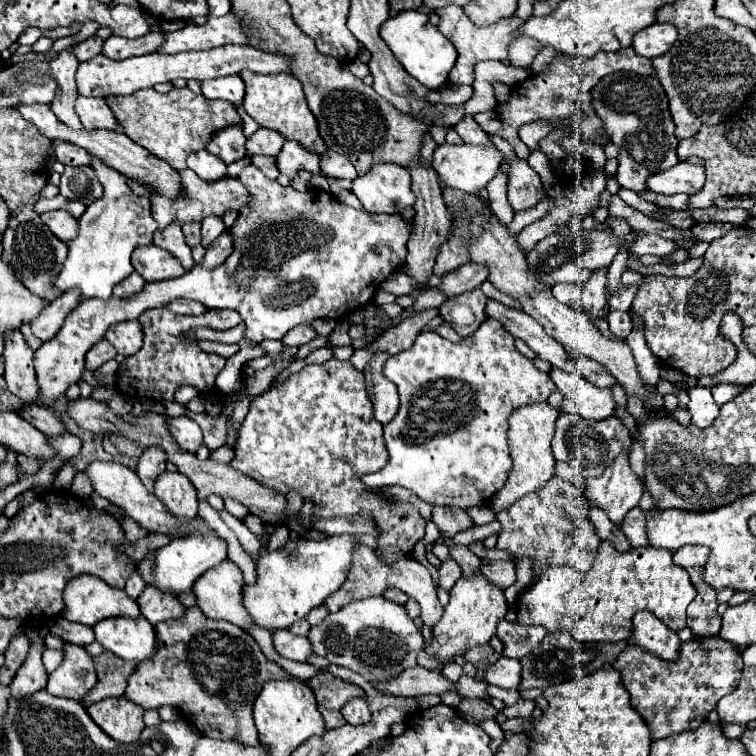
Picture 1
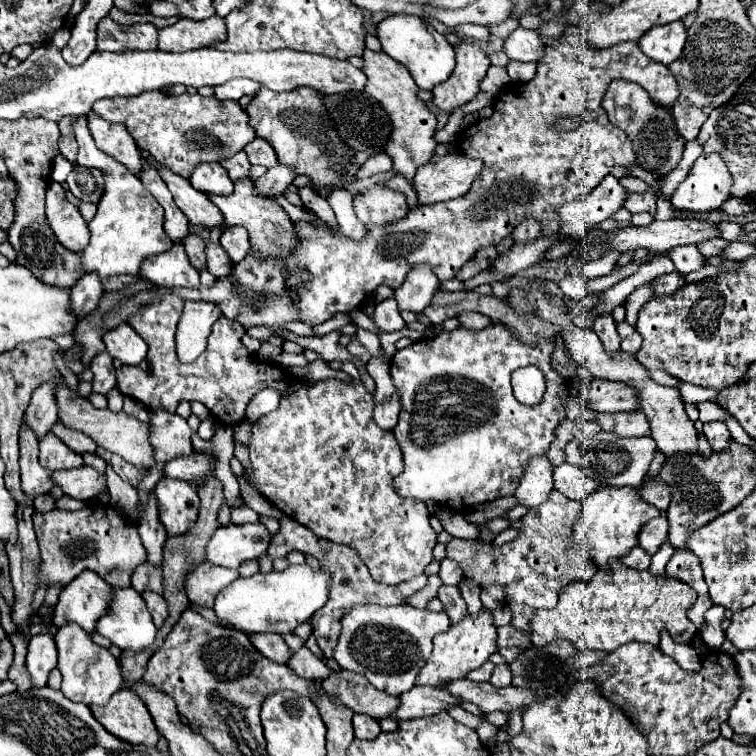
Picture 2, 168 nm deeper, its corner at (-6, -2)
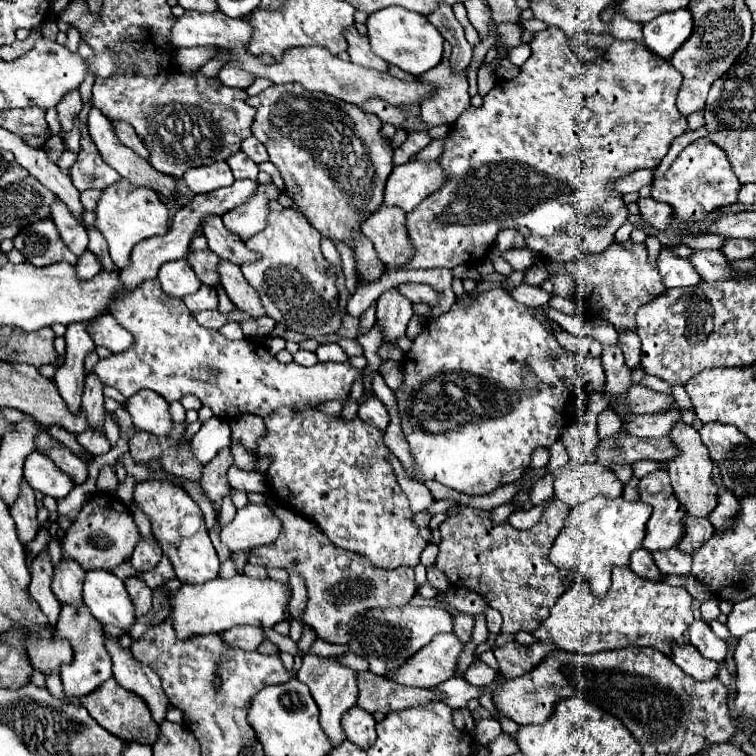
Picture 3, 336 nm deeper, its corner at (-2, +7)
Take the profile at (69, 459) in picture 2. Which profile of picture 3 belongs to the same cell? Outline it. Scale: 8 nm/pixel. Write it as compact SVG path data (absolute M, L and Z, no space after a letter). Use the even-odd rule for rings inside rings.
M55 441L55 445L49 451L43 451L43 455L53 459L61 471L69 473L77 485L81 485L87 479L87 465L77 455L73 455L71 449L67 449L63 443Z

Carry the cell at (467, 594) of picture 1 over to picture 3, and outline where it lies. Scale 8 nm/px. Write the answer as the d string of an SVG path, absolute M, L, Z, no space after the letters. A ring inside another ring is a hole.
M439 633L433 641L407 659L389 679L411 685L411 687L437 687L455 675L459 655L465 649L465 643L455 637L455 633Z

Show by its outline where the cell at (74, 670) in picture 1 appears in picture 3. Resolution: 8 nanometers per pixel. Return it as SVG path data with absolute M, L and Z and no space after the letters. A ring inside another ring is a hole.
M65 605L61 609L55 635L61 639L67 639L73 647L73 661L67 665L61 665L61 681L63 681L63 691L67 697L83 697L101 687L107 679L111 679L111 657L105 647L105 635L101 629L101 623L93 619L89 609L83 605L81 609L73 609Z

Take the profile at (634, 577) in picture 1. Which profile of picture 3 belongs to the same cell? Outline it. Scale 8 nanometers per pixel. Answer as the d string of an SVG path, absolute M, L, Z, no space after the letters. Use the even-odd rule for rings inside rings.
M613 567L613 583L605 599L597 599L597 595L591 593L589 583L575 583L557 599L549 609L549 617L541 621L541 627L531 635L537 641L553 641L563 651L599 653L627 645L641 645L671 655L671 639L679 645L689 643L687 629L693 623L691 601L693 597L685 587L671 587L643 579L629 567Z

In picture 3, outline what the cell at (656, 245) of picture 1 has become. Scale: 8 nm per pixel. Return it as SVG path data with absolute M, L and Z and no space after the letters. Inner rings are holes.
M695 249L687 259L689 263L693 263L693 269L701 275L703 281L725 281L735 279L737 275L727 267L727 259L721 251Z

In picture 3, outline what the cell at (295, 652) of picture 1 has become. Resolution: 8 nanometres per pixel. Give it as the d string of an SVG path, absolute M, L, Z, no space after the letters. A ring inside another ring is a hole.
M233 627L229 631L223 633L223 639L233 645L233 647L239 647L239 649L245 649L245 651L253 651L257 649L267 637L263 633L261 627Z

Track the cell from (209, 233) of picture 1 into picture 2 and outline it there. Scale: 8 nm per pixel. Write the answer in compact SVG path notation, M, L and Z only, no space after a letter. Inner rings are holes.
M207 242L207 270L215 276L215 278L223 278L229 276L233 272L233 264L227 256L227 252L213 242Z

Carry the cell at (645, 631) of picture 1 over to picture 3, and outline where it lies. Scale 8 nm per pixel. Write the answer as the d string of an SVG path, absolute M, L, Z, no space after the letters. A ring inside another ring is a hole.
M677 645L671 647L671 659L675 665L679 665L687 675L691 675L697 681L707 681L717 677L717 661L705 659L693 645Z

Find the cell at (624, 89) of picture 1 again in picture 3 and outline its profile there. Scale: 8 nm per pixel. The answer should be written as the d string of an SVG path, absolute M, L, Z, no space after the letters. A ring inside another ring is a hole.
M645 197L645 199L639 199L637 205L639 205L639 211L641 211L641 217L647 223L651 223L657 229L665 229L667 227L669 215L673 213L673 209L667 203L655 201L653 197Z

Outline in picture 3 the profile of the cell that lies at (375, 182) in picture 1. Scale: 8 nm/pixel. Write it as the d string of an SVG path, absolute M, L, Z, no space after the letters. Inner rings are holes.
M381 205L363 221L361 233L373 241L377 255L385 265L403 265L413 255L405 229L405 211L401 211L401 207Z

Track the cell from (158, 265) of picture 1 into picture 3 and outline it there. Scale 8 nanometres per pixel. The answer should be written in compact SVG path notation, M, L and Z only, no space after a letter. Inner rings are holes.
M185 259L163 263L159 281L163 285L163 291L175 297L185 297L201 287L201 281L197 279L197 275L193 275L193 269L189 267L189 263L185 263Z

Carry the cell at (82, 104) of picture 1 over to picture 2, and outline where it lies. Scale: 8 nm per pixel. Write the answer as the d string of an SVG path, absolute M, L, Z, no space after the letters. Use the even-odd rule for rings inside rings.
M89 112L89 132L101 152L123 164L131 174L141 172L141 152L123 124L109 124Z

